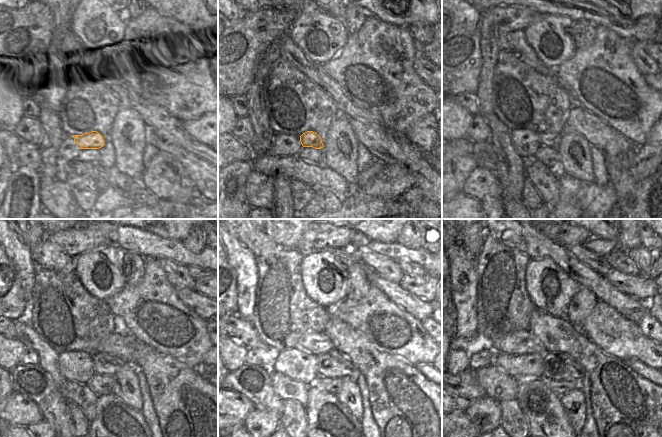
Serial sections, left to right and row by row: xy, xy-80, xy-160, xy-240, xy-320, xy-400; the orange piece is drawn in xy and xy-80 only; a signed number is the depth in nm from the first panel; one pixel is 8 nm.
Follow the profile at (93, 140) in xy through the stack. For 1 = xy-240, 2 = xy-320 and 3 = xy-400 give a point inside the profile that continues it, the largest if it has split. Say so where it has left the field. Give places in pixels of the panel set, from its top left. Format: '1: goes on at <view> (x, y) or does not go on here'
1: goes on at xy-240 (103, 363)
2: goes on at xy-320 (332, 364)
3: goes on at xy-400 (557, 366)

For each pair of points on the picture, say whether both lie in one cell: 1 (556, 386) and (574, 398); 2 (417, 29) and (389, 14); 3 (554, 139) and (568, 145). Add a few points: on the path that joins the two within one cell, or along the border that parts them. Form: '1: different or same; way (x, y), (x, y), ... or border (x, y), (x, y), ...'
1: different; border (580, 389), (571, 389), (560, 397)
2: different; border (431, 23), (416, 21), (406, 27)
3: different; border (562, 133), (559, 144), (556, 147)

